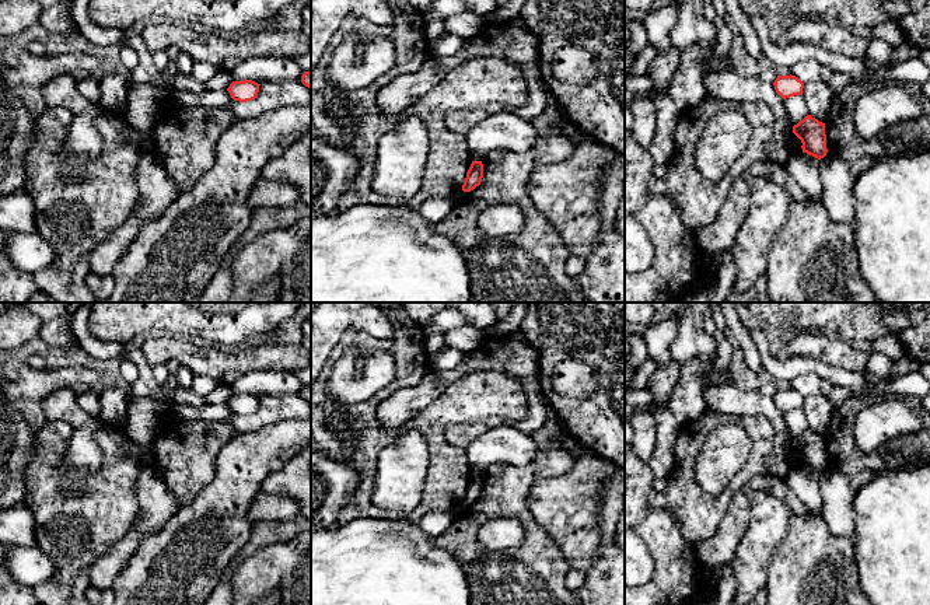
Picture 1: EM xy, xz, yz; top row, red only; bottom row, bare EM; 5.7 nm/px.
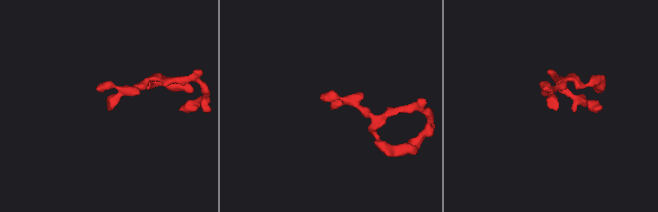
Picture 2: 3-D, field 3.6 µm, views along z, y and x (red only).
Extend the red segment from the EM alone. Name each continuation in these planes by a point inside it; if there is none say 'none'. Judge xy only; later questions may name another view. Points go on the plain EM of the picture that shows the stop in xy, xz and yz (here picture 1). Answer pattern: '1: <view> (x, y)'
none

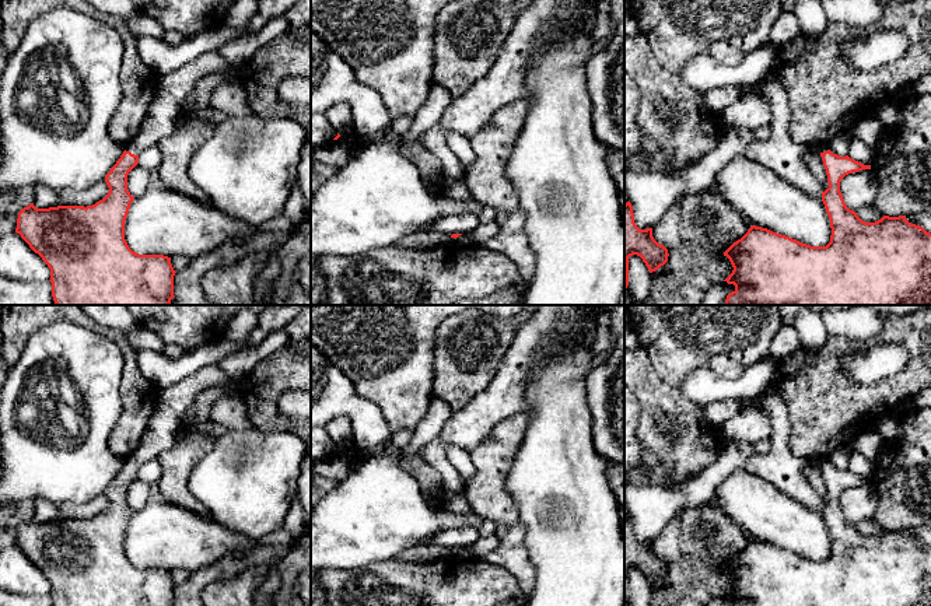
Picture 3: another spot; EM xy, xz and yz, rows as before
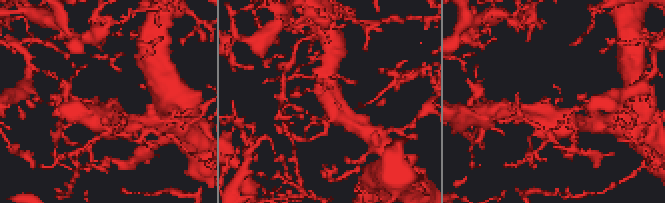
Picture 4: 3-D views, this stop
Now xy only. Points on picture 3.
1: xy (172, 400)

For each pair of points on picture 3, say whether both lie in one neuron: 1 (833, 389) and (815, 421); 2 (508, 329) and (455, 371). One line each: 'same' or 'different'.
1: same
2: same

